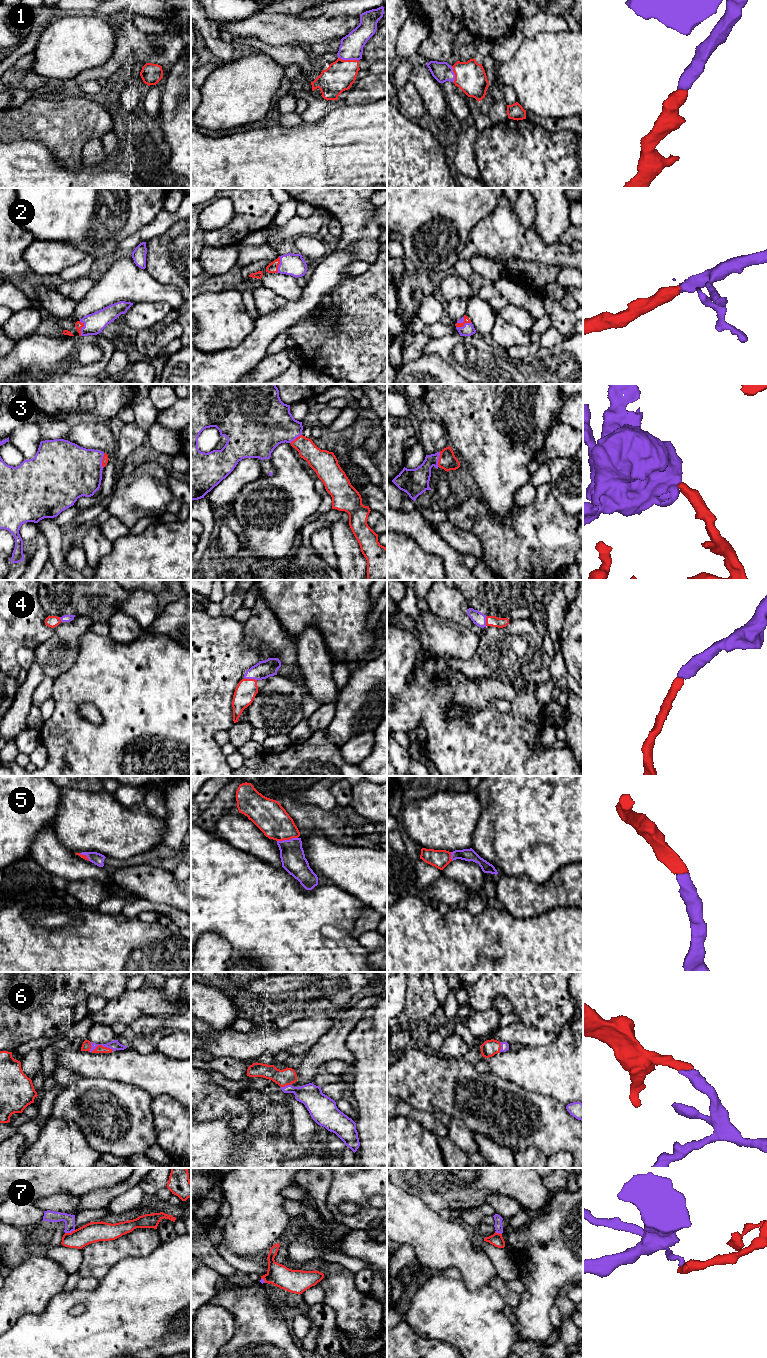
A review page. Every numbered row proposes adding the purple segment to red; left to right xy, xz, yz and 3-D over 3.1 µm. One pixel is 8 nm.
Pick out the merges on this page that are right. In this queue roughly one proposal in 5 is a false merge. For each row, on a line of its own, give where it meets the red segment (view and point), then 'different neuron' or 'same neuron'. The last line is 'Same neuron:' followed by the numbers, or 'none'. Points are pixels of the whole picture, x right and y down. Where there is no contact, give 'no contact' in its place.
1: xz (348, 60) | same neuron
2: yz (463, 325) | same neuron
3: xy (102, 460) | same neuron
4: xz (250, 679) | same neuron
5: xz (287, 839) | same neuron
6: xy (98, 1045) | same neuron
7: xy (69, 1233) | different neuron
Same neuron: 1, 2, 3, 4, 5, 6

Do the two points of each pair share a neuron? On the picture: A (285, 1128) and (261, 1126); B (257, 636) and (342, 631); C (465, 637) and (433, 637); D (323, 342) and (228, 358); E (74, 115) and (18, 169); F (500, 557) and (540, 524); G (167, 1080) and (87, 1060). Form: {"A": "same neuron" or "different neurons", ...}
{"A": "same neuron", "B": "different neurons", "C": "same neuron", "D": "different neurons", "E": "different neurons", "F": "same neuron", "G": "same neuron"}

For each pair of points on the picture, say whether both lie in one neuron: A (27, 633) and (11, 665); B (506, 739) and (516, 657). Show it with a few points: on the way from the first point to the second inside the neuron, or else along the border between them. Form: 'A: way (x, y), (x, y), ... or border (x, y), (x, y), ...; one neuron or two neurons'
A: way (19, 639), (11, 647), (11, 657); one neuron
B: border (490, 677), (515, 688), (535, 683); two neurons

